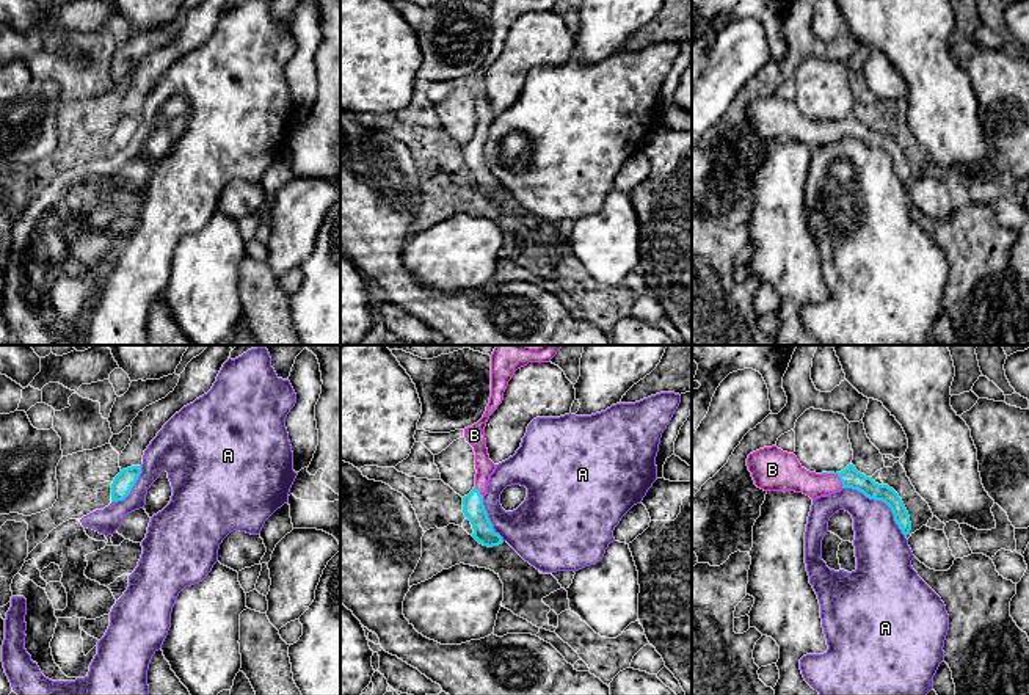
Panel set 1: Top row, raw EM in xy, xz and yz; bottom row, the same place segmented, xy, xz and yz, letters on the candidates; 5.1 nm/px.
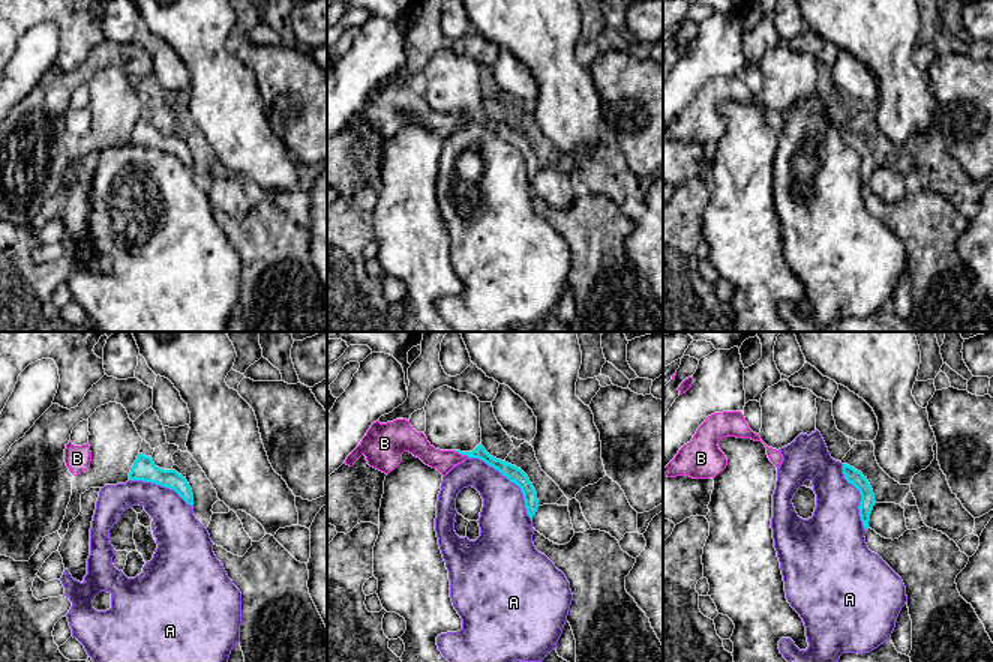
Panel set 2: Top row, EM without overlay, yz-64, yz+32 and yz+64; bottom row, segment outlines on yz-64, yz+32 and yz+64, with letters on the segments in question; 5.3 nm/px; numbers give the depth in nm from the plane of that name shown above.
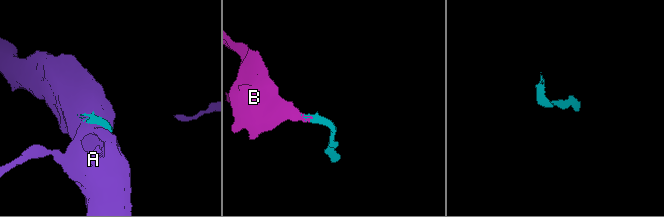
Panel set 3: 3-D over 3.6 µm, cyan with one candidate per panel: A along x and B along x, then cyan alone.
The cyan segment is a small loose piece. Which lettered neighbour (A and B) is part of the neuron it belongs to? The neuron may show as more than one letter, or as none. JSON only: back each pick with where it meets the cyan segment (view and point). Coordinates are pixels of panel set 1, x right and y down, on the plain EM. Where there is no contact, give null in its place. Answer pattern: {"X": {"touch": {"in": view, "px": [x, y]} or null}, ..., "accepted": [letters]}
{"B": {"touch": {"in": "yz", "px": [839, 127]}}, "accepted": ["B"]}

